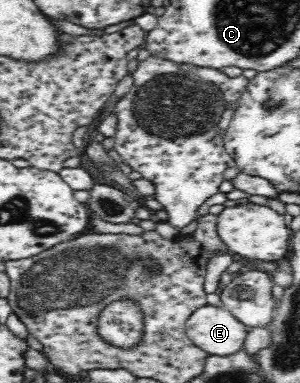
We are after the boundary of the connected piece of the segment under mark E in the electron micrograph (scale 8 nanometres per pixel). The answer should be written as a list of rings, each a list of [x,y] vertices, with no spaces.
[[[208,304],[190,315],[185,330],[194,345],[204,352],[224,357],[242,349],[250,329],[226,308]]]

